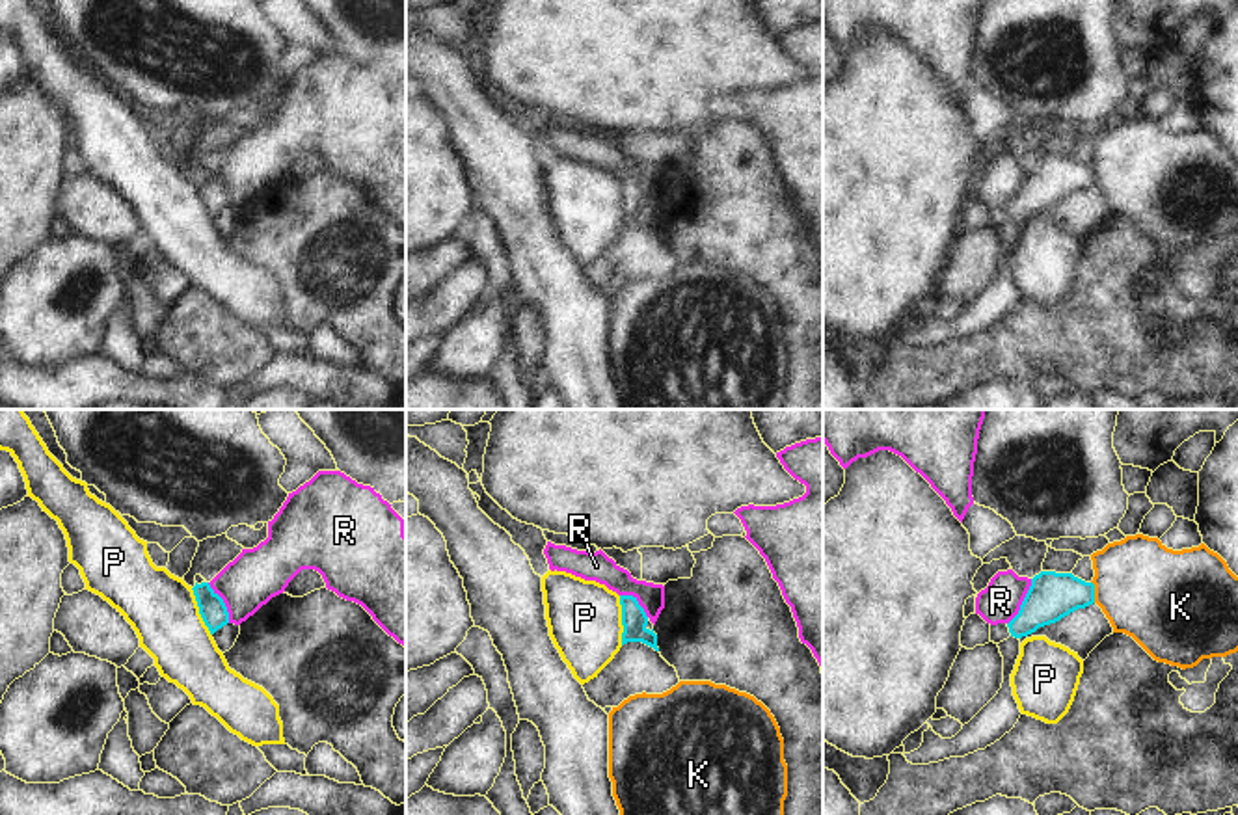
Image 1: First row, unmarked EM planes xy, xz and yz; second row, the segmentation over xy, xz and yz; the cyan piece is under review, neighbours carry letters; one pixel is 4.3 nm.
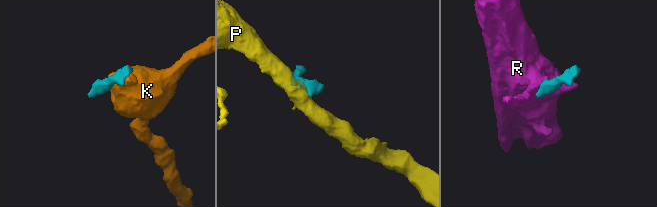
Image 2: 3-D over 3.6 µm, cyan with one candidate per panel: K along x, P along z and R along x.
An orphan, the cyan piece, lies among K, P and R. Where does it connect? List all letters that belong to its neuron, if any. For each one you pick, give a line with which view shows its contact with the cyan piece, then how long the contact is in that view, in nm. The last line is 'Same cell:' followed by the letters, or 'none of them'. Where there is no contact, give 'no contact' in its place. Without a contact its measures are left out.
Same cell: none of them

